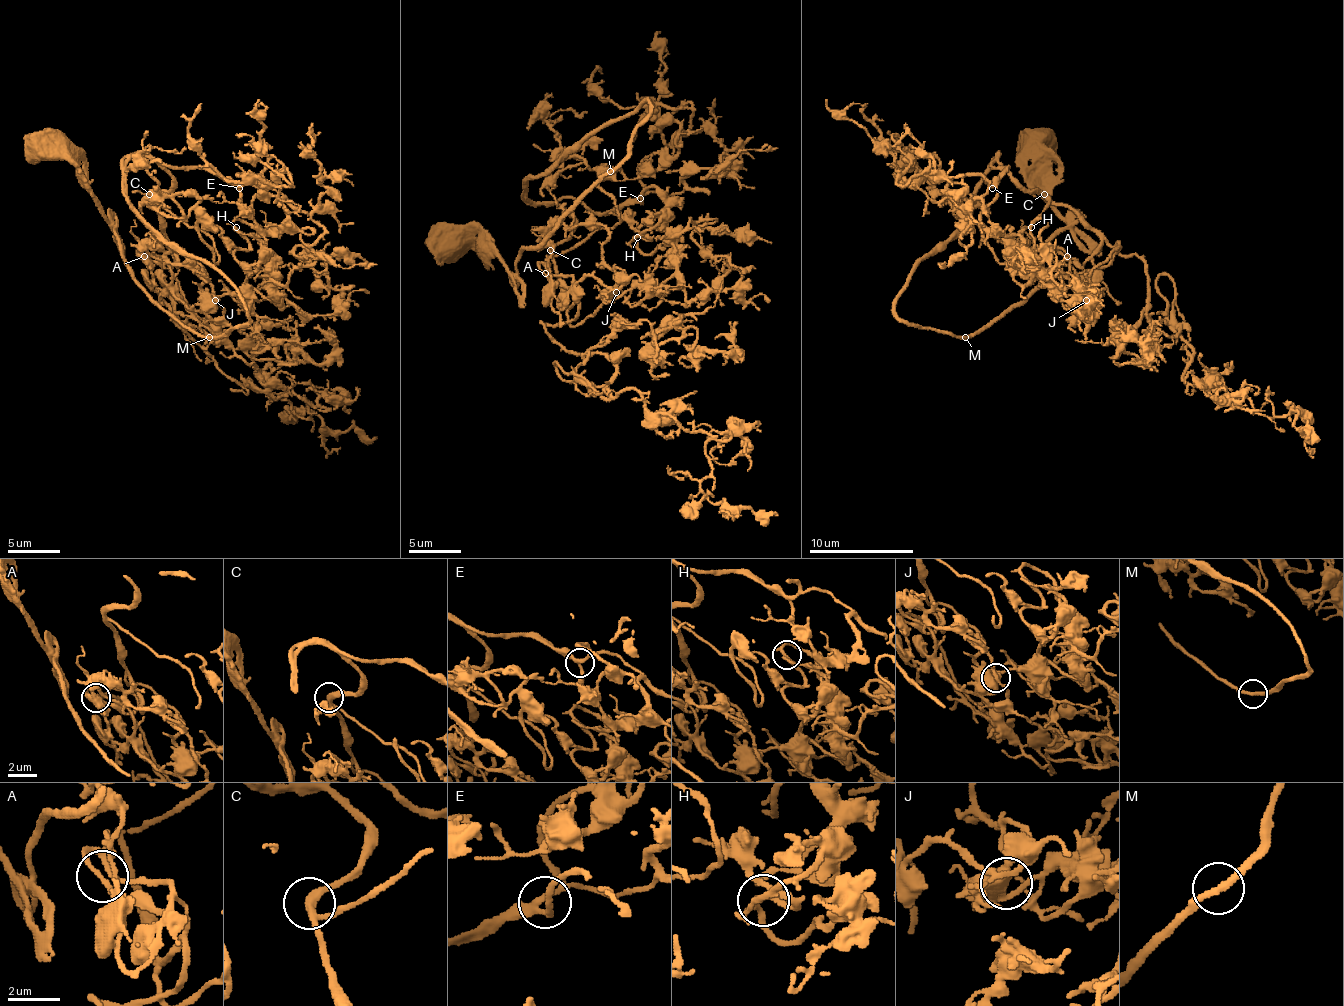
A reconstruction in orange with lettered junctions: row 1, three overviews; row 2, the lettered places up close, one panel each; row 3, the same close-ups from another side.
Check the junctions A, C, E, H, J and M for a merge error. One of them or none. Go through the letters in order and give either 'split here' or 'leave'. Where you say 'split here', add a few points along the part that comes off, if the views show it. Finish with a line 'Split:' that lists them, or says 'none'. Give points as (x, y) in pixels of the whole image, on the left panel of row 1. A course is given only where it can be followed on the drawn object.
A: leave
C: leave
E: leave
H: leave
J: leave
M: leave
Split: none

